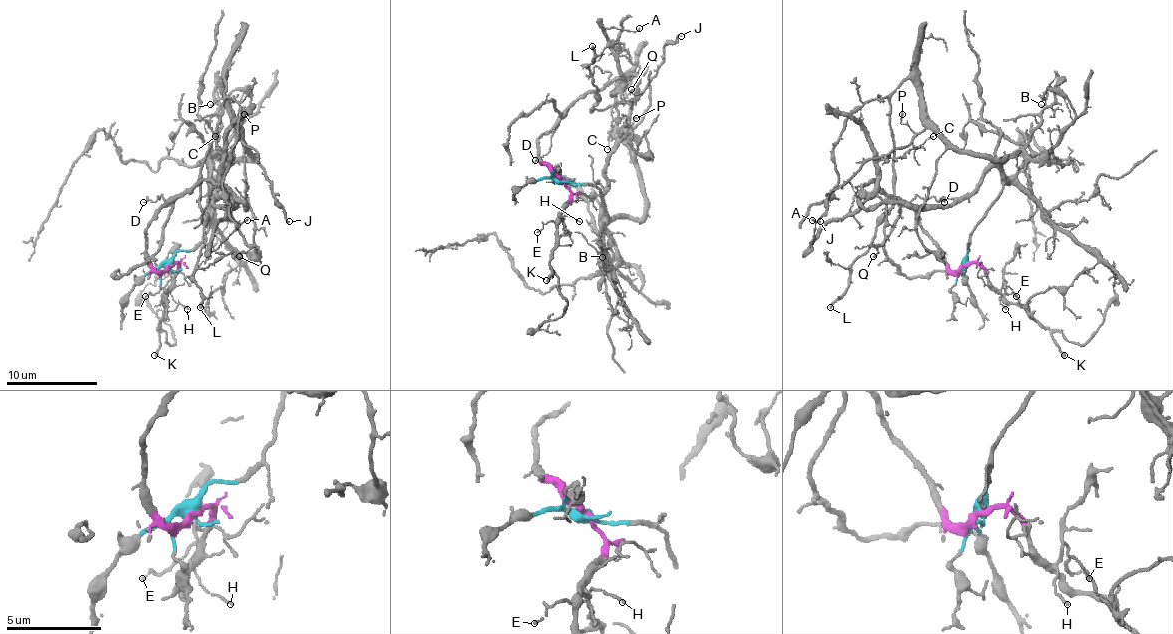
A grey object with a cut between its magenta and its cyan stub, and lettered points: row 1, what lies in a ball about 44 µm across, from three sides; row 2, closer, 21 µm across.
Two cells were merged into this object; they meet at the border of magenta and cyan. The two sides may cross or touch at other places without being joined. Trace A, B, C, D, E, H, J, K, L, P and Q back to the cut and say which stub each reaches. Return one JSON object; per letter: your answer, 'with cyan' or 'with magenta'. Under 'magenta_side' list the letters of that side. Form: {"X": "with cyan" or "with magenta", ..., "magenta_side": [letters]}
{"A": "with magenta", "B": "with cyan", "C": "with magenta", "D": "with magenta", "E": "with magenta", "H": "with magenta", "J": "with cyan", "K": "with magenta", "L": "with cyan", "P": "with cyan", "Q": "with magenta", "magenta_side": ["A", "C", "D", "E", "H", "K", "Q"]}

